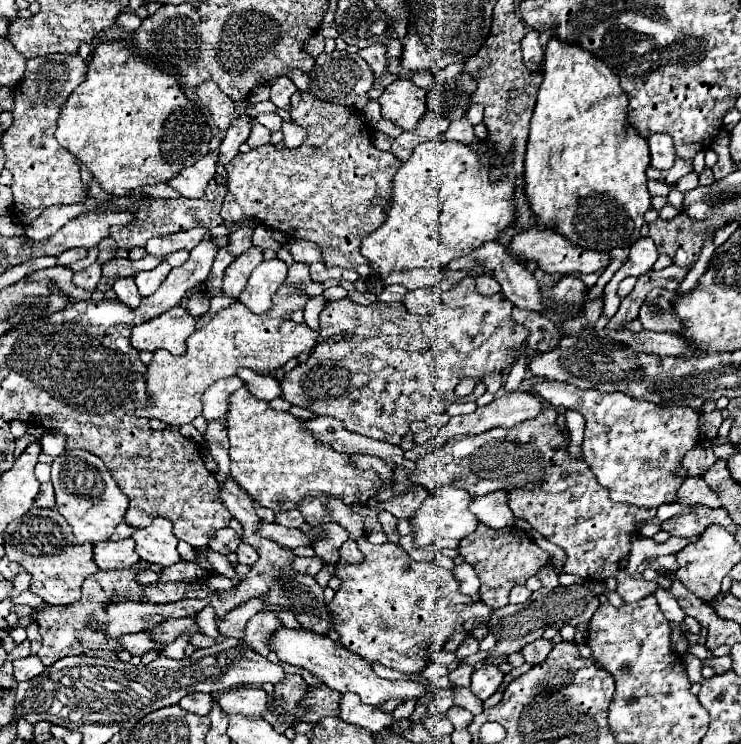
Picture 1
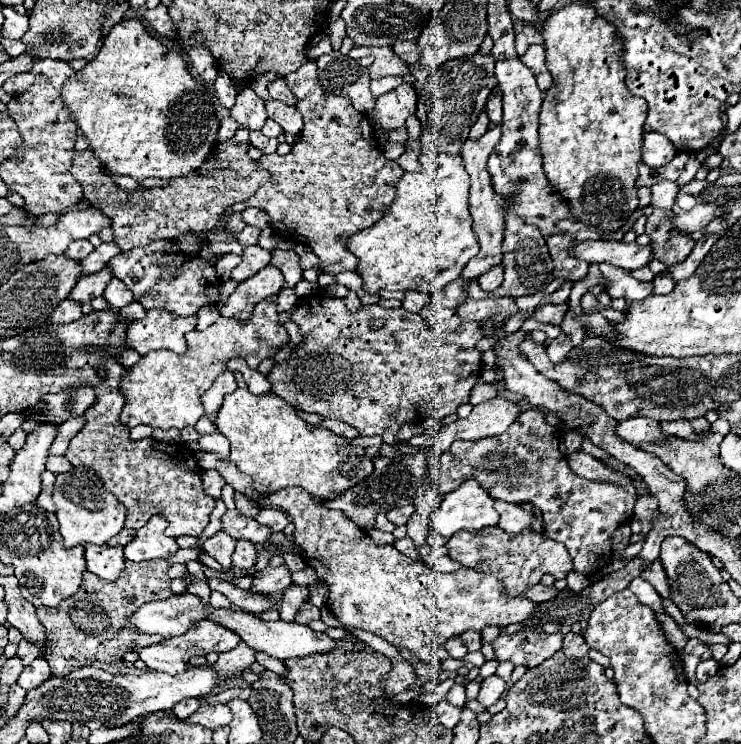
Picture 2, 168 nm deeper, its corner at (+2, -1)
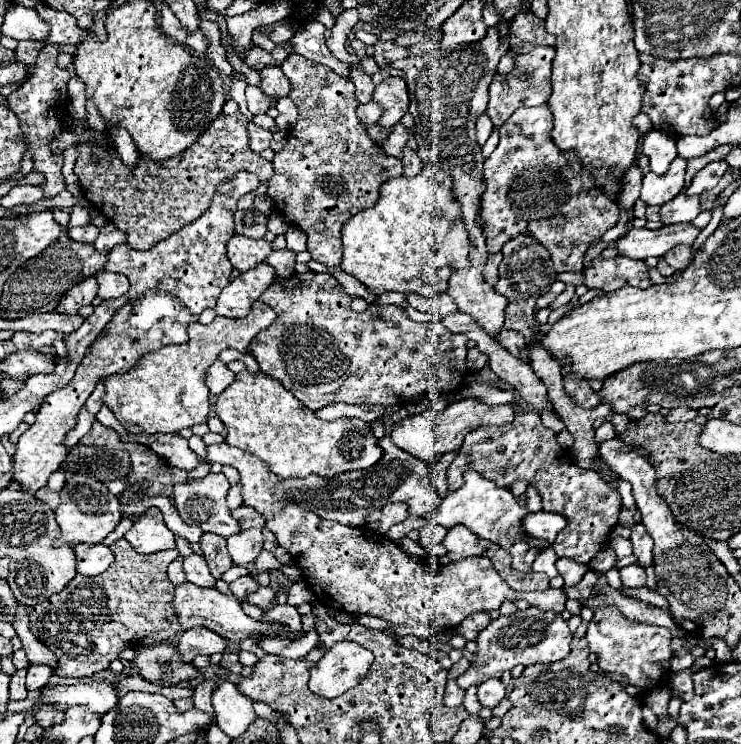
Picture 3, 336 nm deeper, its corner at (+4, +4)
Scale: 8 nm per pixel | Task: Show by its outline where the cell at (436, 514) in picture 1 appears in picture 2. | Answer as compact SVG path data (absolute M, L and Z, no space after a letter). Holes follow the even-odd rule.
M464 481L432 511L430 521L444 539L450 539L462 529L478 533L486 527L494 527L498 523L498 513L494 509L494 499L484 493L478 481Z

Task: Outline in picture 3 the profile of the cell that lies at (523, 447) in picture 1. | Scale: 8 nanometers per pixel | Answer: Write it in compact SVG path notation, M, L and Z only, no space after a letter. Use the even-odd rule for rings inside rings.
M518 412L514 422L506 424L506 426L490 426L490 428L478 428L474 432L468 432L464 438L462 448L458 450L456 458L452 460L450 468L448 468L448 490L458 490L460 488L460 476L466 470L476 470L478 474L482 474L484 478L494 480L498 486L502 488L510 488L514 482L524 480L528 484L532 484L538 494L542 496L542 508L556 512L560 516L566 516L568 524L566 528L556 536L552 548L554 552L562 558L572 558L580 564L588 564L598 550L602 550L602 546L608 540L610 530L618 524L618 514L622 508L622 498L620 494L610 488L594 470L584 470L580 468L556 442L556 432L542 426L540 422L540 412Z

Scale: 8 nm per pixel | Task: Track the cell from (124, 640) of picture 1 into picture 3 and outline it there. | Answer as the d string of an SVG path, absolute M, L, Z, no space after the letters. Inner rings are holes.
M196 626L196 628L186 630L182 634L176 648L180 652L180 660L190 664L194 660L194 656L198 656L198 654L210 656L214 652L224 652L226 650L226 640L222 636L218 636L216 632L210 632L208 628Z

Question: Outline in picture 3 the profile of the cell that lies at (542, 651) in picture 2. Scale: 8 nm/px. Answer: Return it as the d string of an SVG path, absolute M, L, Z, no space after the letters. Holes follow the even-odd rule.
M528 608L518 610L512 616L500 616L478 634L478 652L472 658L472 666L464 674L460 674L456 682L462 690L466 690L470 684L482 684L488 678L500 676L504 670L512 670L516 664L530 666L536 662L550 664L562 660L570 652L570 640L572 632L568 630L568 624L562 620L562 616L556 612Z

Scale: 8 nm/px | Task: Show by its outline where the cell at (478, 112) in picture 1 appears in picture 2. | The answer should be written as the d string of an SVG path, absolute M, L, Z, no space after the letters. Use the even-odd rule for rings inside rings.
M480 113L478 121L474 123L474 127L472 127L472 131L470 131L470 139L480 139L480 137L488 131L488 123L490 123L488 115L486 115L486 113Z

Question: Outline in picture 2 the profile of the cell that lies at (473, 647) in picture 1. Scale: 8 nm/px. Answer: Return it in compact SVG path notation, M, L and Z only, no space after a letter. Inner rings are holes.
M466 631L460 635L464 645L468 647L468 651L478 651L482 647L482 635L478 631Z

